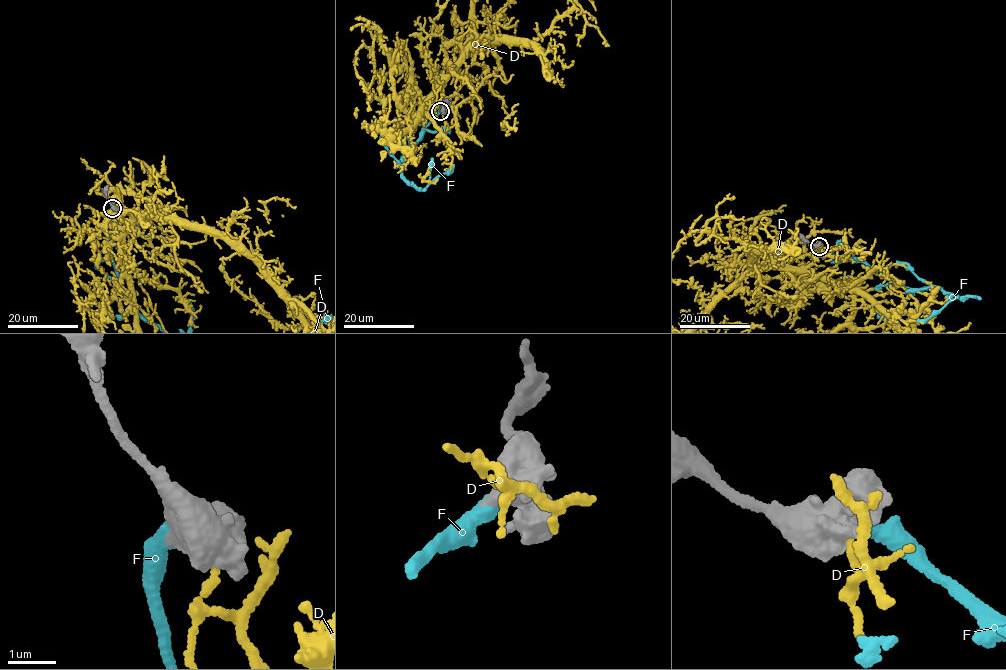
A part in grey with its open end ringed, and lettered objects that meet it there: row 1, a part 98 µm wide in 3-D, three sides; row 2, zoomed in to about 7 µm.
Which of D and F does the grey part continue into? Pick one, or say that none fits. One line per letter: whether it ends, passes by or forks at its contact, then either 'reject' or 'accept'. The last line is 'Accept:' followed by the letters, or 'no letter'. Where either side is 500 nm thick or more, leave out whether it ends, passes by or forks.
D: reject
F: accept
Accept: F

